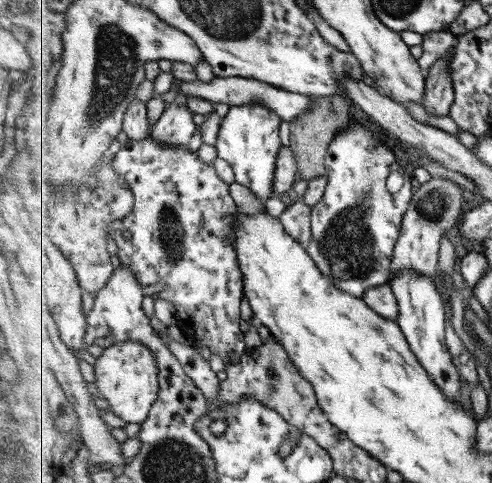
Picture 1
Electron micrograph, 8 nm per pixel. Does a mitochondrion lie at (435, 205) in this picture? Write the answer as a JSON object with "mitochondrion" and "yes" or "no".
{"mitochondrion":"yes"}

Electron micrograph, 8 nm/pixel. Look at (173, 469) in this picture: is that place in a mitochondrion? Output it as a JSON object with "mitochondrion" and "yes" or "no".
{"mitochondrion":"yes"}

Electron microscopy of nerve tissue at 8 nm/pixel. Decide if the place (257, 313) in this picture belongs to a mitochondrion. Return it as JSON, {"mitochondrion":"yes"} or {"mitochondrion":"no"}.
{"mitochondrion":"no"}

